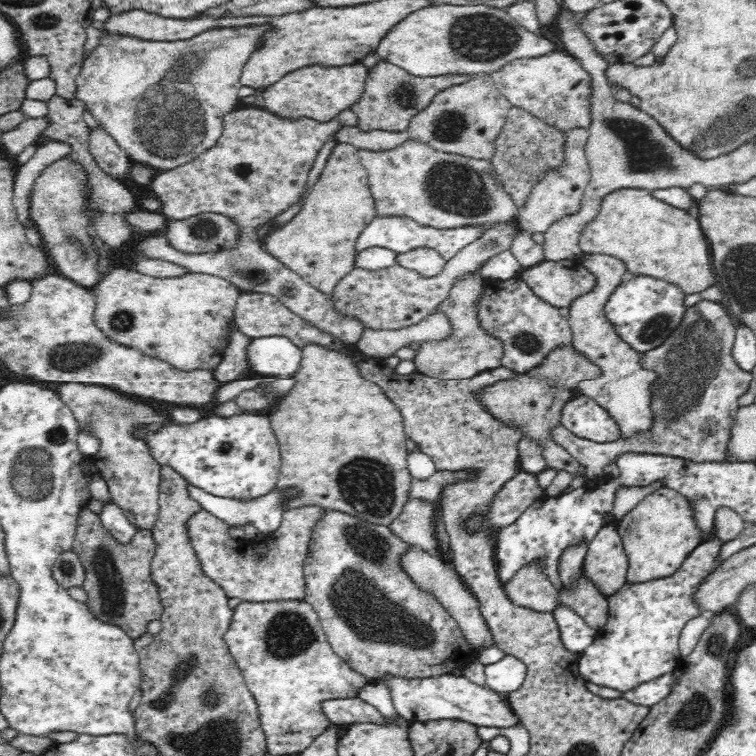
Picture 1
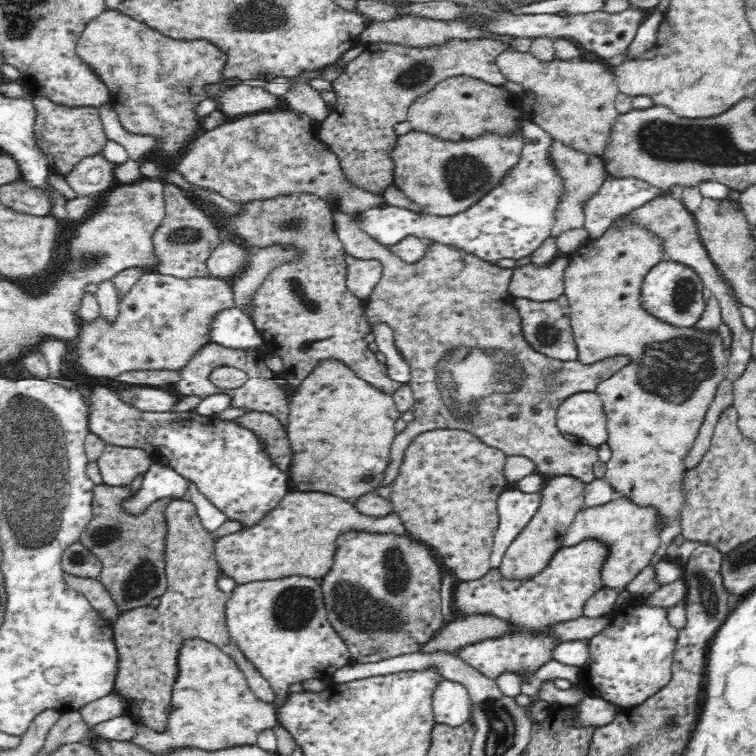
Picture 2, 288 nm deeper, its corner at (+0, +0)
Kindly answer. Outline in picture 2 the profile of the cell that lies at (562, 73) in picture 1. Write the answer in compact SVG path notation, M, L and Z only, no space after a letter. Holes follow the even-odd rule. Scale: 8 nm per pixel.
M504 52L498 56L496 64L506 80L522 84L524 90L532 90L536 94L534 112L530 116L534 124L544 128L558 142L568 144L584 154L602 158L610 146L614 122L620 118L616 110L616 98L620 90L608 64L586 60L554 60L544 64L530 52Z

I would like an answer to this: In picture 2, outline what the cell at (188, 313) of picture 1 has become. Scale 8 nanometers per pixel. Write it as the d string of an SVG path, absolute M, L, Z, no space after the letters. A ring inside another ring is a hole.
M142 274L142 278L134 284L134 288L120 300L118 310L120 316L114 326L108 326L104 318L98 318L92 324L84 324L78 338L76 348L76 364L82 366L88 376L94 378L110 378L122 376L124 372L138 372L138 370L182 370L190 356L198 352L204 344L208 344L208 330L212 318L226 310L234 308L234 292L228 284L228 280L220 280L214 276L208 278L174 278L174 276L162 276L162 274Z

